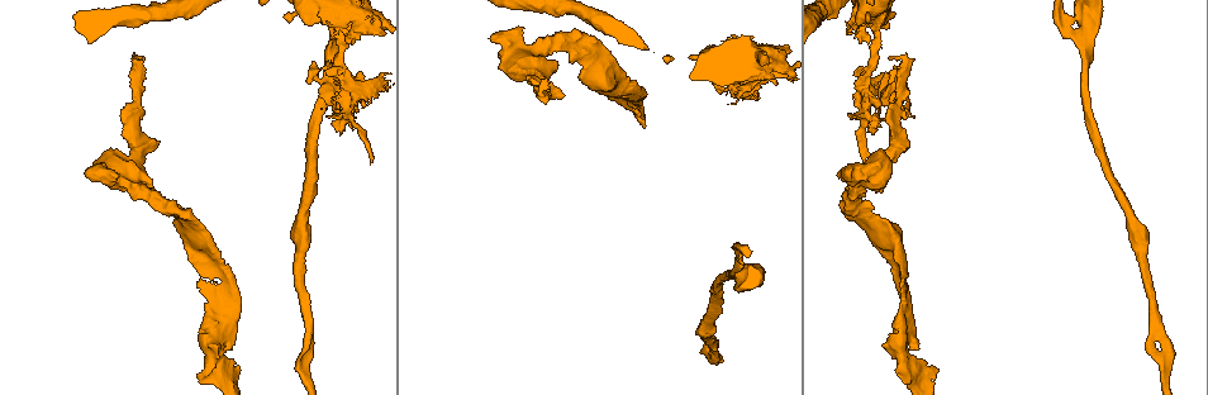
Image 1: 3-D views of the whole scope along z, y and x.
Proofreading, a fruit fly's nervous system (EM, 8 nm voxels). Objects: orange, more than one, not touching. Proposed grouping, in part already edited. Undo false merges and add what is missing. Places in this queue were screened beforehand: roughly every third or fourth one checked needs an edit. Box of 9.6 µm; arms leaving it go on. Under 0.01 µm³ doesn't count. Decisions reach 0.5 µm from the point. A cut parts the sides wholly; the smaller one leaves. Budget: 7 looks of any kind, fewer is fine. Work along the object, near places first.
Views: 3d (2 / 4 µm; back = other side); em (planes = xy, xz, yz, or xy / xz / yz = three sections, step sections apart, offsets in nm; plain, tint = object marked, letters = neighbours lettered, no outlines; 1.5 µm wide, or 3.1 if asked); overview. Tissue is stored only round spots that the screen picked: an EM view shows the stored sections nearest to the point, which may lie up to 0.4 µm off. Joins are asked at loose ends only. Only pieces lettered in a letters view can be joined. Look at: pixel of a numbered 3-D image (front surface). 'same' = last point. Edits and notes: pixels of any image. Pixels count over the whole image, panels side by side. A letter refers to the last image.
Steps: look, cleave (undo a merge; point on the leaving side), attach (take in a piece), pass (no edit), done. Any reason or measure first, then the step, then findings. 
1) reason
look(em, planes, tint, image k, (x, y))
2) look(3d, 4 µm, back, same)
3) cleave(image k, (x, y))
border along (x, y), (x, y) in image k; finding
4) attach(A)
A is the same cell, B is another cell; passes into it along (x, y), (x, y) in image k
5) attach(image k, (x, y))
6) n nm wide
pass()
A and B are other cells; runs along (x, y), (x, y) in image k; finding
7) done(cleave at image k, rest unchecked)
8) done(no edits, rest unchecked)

free end
look(em, planes, letters, image 1, (734, 96))

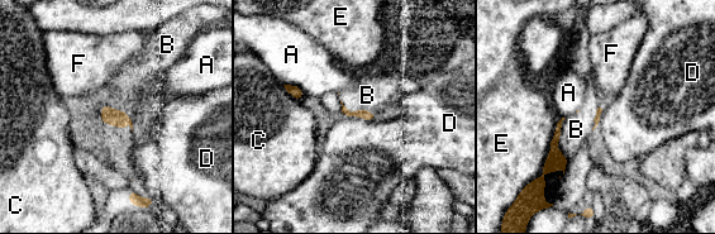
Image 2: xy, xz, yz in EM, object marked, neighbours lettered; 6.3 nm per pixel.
pass()
A, B, C, D, E and F are other cells; border along (341, 99), (349, 110), (368, 111) in image 2; no lettered piece goes on from it

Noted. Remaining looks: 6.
branch stops here
look(em, xz, step 4, letters, image 1, (370, 159))

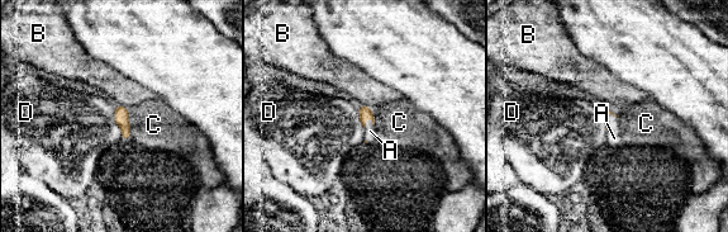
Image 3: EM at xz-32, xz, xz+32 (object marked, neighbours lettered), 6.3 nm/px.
C touches over 200 nm
pass()
A, B, C and D are other cells; border along (370, 118), (364, 127) in image 3; no lettered piece goes on from it

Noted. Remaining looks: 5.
arms part here
look(em, xz, step 4, tint, image 1, (713, 345))

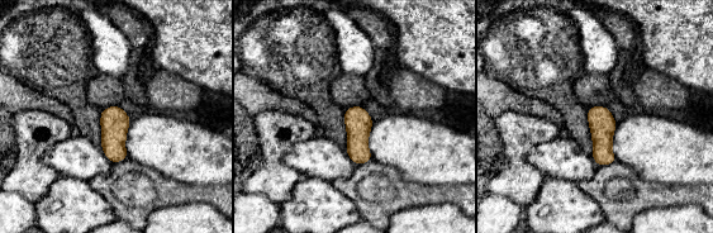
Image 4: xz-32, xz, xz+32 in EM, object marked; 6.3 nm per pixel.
another direction
look(em, planes, tint, same)

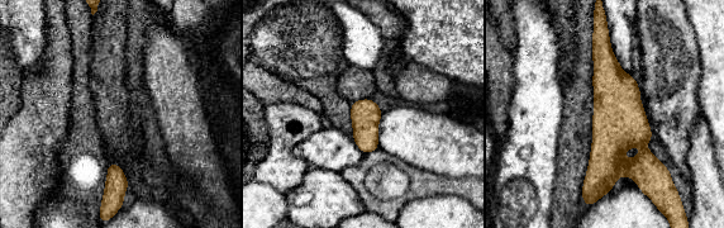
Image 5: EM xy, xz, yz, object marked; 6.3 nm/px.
look(em, planes, letters, same)

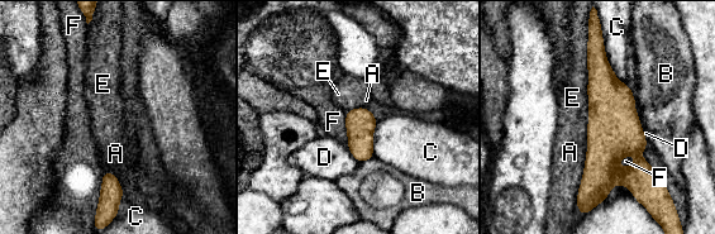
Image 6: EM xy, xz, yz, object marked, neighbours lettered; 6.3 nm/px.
E touches over 650 nm
pass()
A, B, C, D, E and F are other cells; runs along (597, 43), (609, 162), (634, 190) in image 6; one neuron here

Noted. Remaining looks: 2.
done(no edits, rest unchecked)

